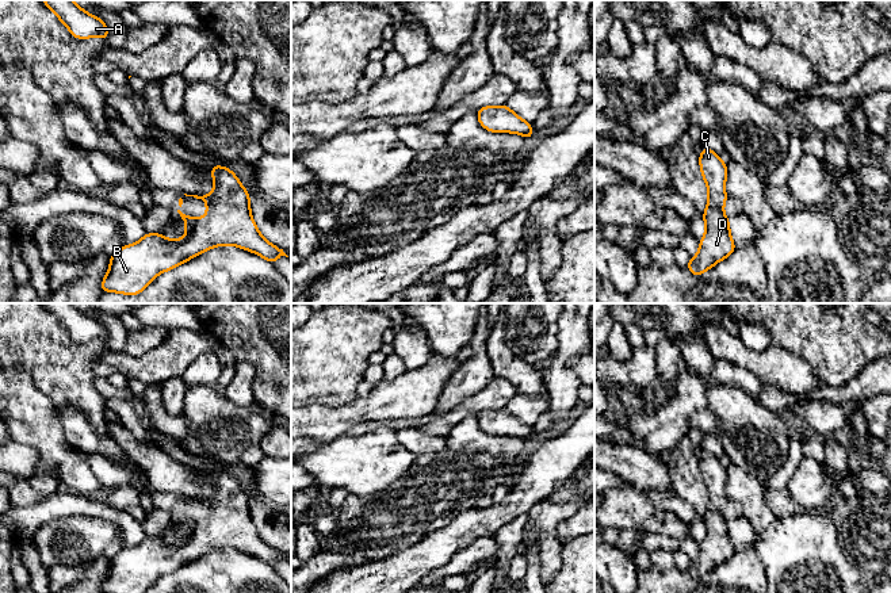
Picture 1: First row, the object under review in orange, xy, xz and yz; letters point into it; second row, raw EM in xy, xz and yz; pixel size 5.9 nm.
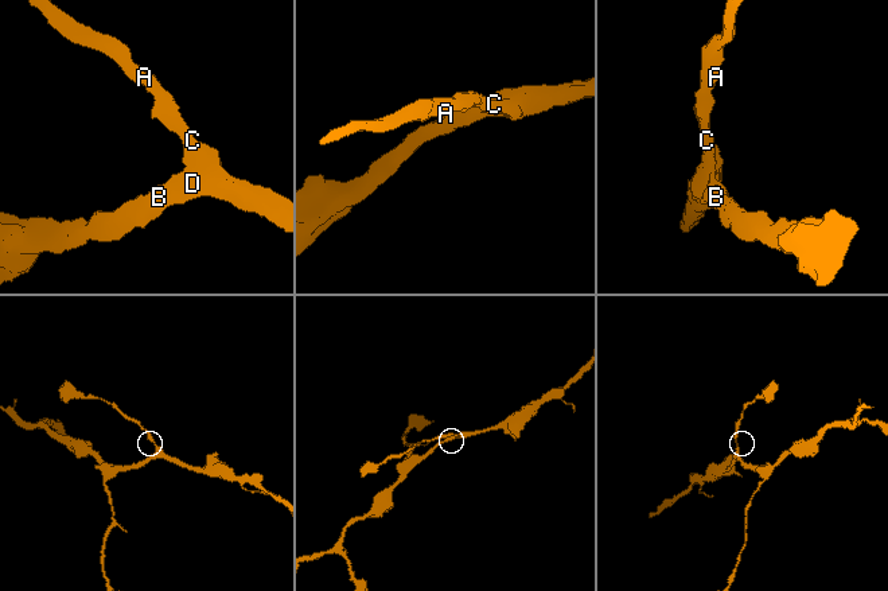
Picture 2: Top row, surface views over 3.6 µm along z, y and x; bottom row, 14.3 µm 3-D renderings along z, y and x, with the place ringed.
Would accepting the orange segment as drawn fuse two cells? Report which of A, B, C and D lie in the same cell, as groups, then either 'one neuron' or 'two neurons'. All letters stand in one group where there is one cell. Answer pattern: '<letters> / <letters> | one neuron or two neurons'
A B C D | one neuron

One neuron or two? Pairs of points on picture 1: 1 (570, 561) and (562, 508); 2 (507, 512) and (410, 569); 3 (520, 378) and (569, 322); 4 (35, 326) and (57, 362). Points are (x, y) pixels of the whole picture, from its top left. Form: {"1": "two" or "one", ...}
{"1": "two", "2": "one", "3": "two", "4": "one"}

